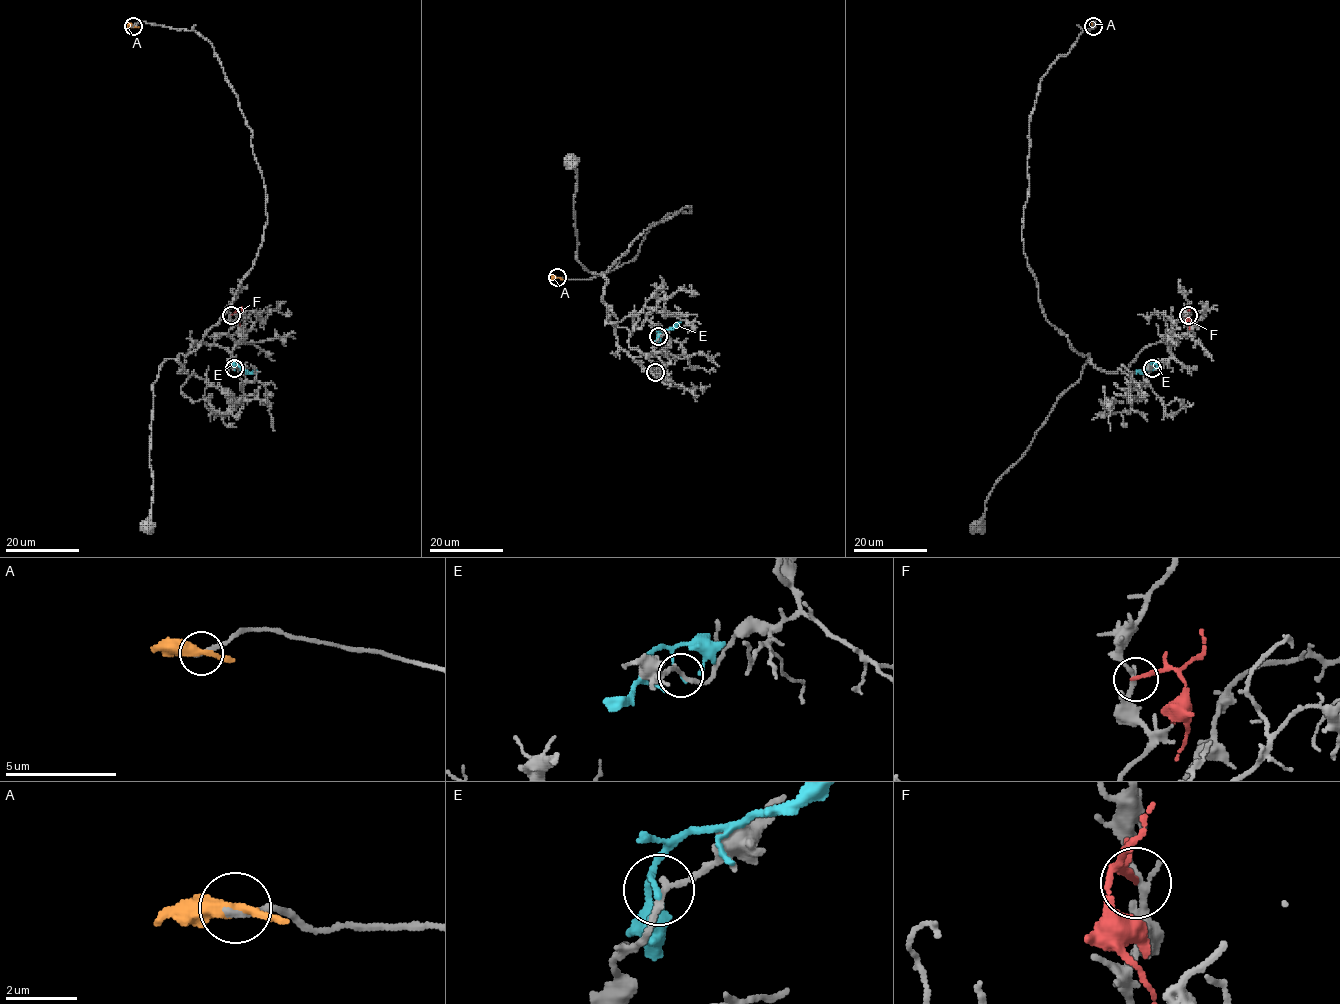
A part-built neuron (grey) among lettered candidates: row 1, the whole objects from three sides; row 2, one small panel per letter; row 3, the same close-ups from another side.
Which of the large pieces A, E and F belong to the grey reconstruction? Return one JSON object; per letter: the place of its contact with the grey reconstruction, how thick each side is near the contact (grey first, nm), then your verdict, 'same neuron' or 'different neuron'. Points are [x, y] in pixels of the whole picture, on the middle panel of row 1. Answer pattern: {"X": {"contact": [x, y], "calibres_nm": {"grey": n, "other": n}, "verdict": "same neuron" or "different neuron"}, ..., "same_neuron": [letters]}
{"A": {"contact": [557, 277], "calibres_nm": {"grey": 220, "other": 360}, "verdict": "different neuron"}, "E": {"contact": [658, 336], "calibres_nm": {"grey": 170, "other": 140}, "verdict": "different neuron"}, "F": {"contact": [655, 372], "calibres_nm": {"grey": 200, "other": 190}, "verdict": "different neuron"}, "same_neuron": []}

